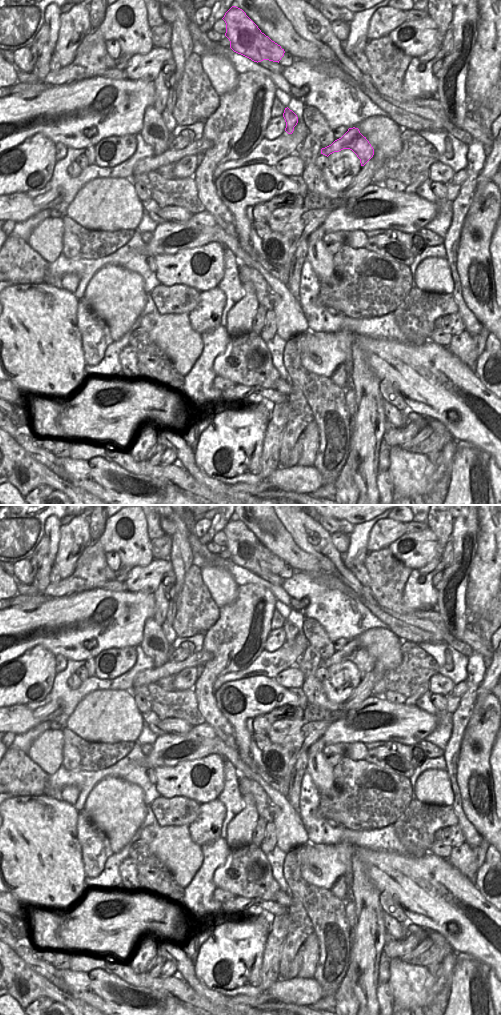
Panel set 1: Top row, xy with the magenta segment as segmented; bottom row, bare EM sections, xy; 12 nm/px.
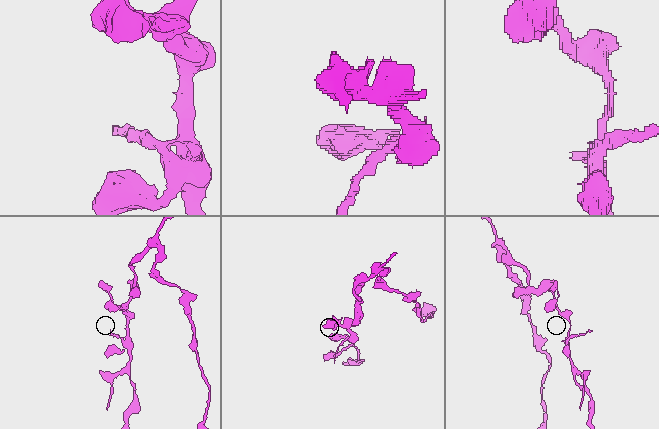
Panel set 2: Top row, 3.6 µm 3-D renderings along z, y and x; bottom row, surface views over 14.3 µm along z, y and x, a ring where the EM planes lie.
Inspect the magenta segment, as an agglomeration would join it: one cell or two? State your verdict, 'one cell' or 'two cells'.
one cell

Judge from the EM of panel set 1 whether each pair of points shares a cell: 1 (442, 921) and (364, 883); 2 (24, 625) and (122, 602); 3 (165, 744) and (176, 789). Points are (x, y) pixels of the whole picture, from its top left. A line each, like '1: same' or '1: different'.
1: different
2: same
3: different

